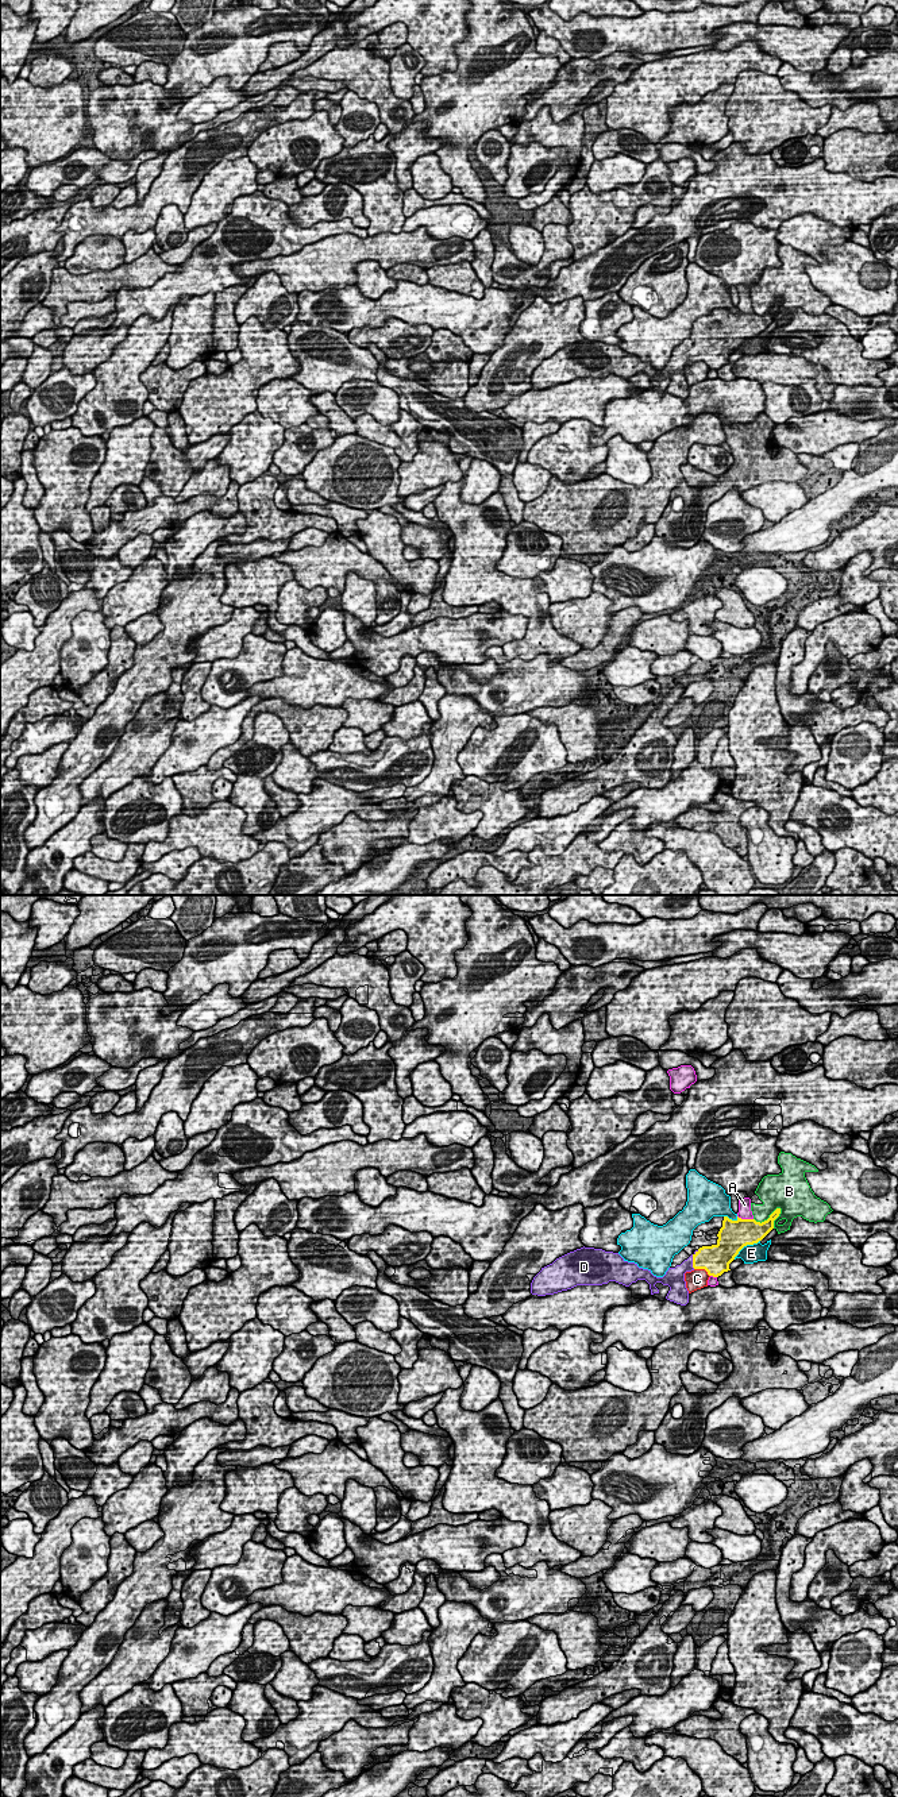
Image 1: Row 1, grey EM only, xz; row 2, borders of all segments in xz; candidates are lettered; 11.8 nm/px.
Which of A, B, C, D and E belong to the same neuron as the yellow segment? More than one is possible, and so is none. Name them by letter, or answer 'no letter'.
D

